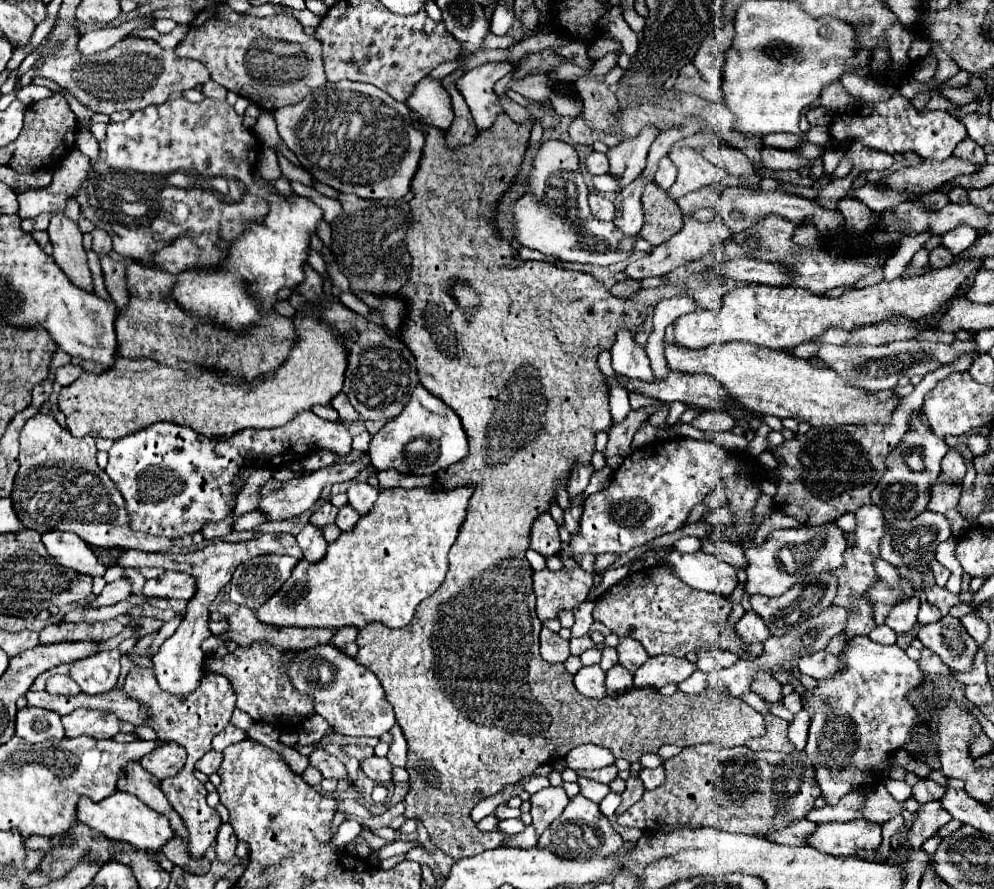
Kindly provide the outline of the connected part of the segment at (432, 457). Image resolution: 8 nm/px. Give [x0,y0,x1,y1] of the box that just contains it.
[368,386,468,474]

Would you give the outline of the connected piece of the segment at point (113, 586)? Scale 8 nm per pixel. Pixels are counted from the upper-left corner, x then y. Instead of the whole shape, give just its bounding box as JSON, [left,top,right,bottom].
[90,578,132,606]

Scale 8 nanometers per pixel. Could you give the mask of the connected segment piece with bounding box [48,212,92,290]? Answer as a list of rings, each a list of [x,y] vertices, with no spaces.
[[[52,212],[48,234],[54,246],[54,260],[66,276],[80,288],[92,290],[92,278],[86,264],[86,250],[82,248],[82,232],[74,220],[64,212]]]

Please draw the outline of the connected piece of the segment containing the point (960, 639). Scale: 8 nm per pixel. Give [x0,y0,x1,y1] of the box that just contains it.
[918,616,978,672]

